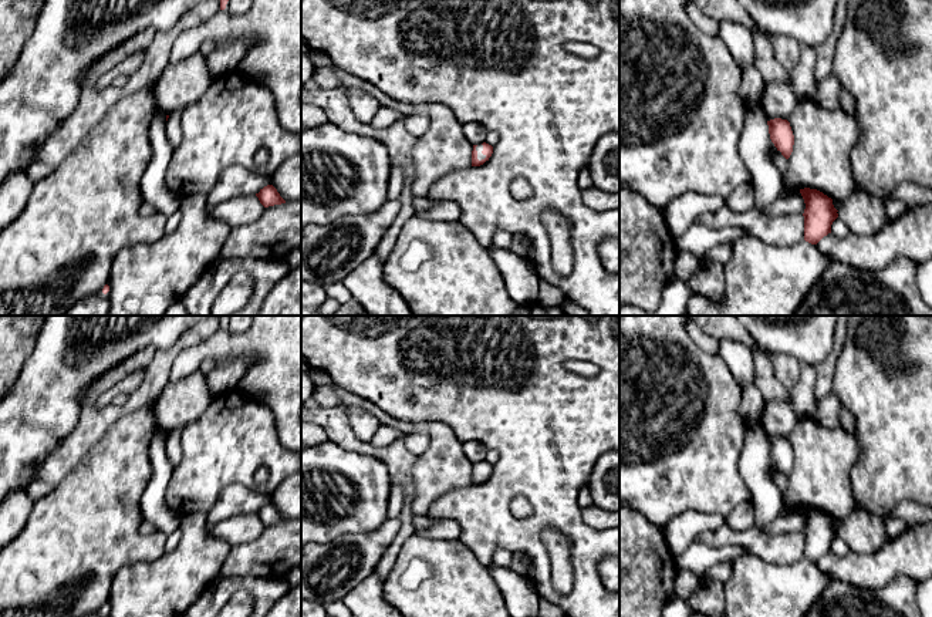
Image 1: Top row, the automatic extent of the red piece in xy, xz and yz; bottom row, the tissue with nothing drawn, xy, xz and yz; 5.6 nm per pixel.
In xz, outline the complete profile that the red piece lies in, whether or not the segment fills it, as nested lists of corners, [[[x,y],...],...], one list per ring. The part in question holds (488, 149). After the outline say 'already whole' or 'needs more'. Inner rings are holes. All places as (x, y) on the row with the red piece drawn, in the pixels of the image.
[[[486,142],[479,144],[479,145],[473,145],[472,166],[483,165],[486,161],[489,161],[492,154],[493,154],[493,146]]]; needs more

